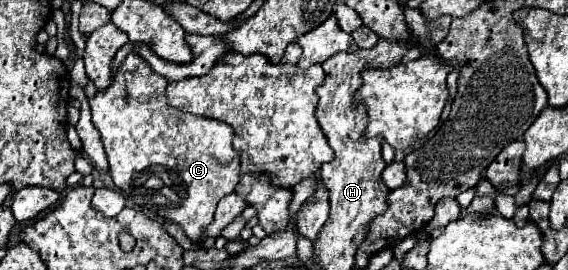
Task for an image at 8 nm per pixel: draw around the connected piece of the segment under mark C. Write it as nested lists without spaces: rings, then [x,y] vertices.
[[[136,52],[128,54],[128,58],[114,74],[114,82],[94,100],[90,100],[92,122],[100,132],[104,152],[110,162],[110,176],[122,190],[122,194],[130,198],[138,208],[142,208],[150,218],[166,218],[180,224],[186,236],[196,242],[214,220],[218,202],[234,192],[240,180],[240,156],[232,148],[234,130],[228,124],[168,106],[166,82],[168,80],[164,76],[152,72],[142,56],[138,56]]]

